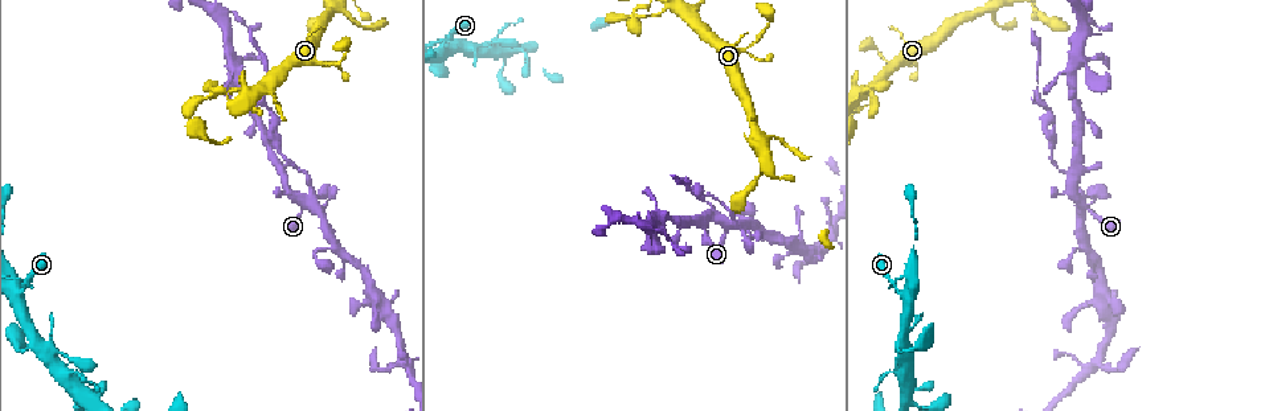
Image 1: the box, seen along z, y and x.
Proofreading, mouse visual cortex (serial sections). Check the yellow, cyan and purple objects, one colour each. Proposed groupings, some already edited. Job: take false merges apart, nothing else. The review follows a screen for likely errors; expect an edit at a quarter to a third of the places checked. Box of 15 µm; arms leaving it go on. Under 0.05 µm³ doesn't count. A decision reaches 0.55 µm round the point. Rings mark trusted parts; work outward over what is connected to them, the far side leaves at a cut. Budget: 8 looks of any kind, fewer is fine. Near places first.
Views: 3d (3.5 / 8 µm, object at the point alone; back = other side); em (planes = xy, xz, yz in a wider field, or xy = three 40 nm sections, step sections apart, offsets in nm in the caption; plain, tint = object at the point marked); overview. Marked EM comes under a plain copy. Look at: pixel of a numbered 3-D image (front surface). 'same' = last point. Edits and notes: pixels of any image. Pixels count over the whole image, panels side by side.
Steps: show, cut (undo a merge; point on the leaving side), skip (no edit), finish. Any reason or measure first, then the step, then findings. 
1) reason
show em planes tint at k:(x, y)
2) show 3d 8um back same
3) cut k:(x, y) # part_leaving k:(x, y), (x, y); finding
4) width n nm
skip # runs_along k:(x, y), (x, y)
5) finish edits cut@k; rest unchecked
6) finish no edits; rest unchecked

sudden change in width
show 3d 8um at 1:(733, 218)

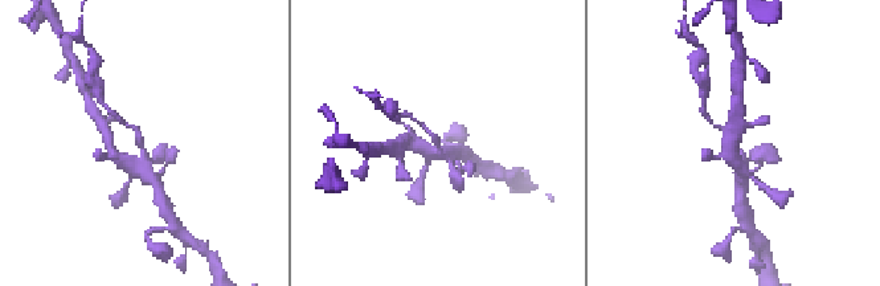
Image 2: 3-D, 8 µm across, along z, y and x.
closer look
show 3d 3.5um at 2:(141, 140)

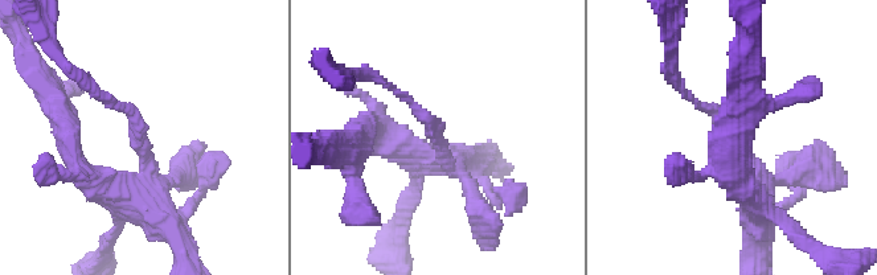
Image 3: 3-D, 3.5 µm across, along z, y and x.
arm_widths 100, 300 nm
show em xy step 5 tint at 3:(436, 137)

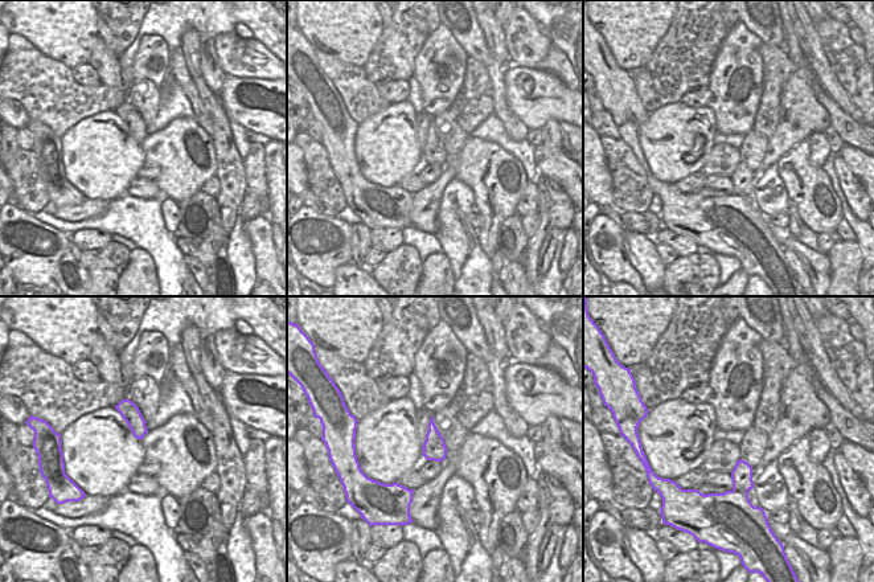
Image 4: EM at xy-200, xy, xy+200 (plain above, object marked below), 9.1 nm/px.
cut 3:(131, 111) # part_leaving 3:(144, 147), (136, 118), (72, 69); two cells meet here

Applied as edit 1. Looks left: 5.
show 3d 3.5um at 1:(328, 62)

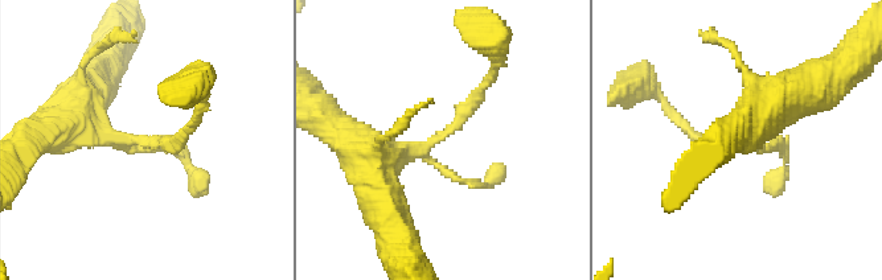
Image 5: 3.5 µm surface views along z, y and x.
now the EM
show em planes tint at 5:(442, 137)

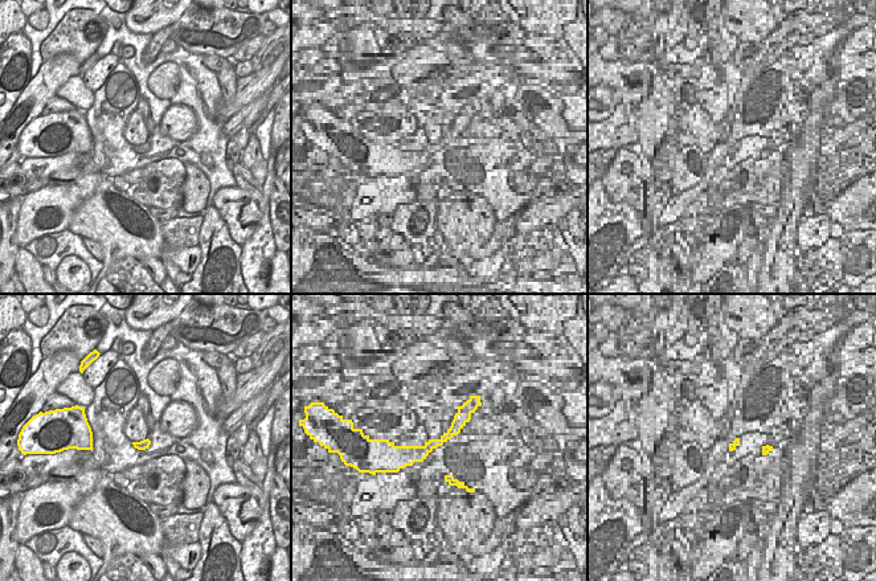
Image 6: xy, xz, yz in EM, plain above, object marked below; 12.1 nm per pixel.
width 120 nm
skip # runs_along 5:(373, 171), (438, 140), (491, 75); continuous, no second cell

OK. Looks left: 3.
small branch off a trunk
show 3d 3.5um at 1:(443, 51)

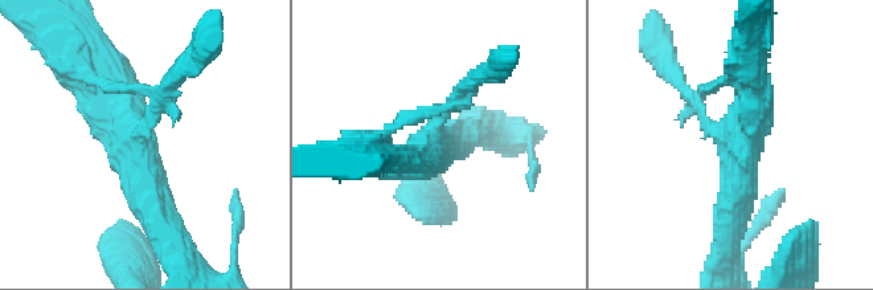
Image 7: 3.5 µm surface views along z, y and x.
arms 3; arm_widths 200, 450, 450 nm
show em xy step 3 tint at 7:(733, 135)

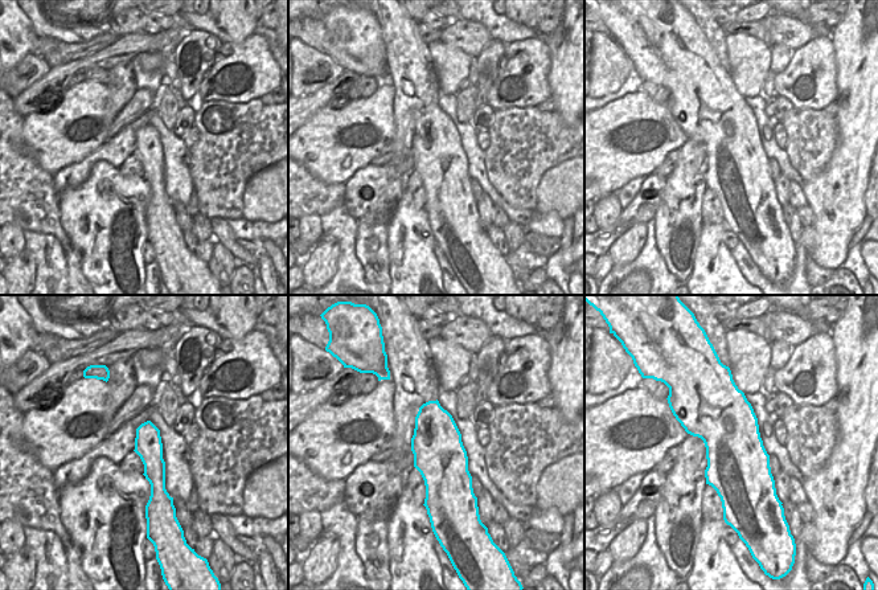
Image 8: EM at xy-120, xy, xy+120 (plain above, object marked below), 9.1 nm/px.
skip # runs_along 8:(147, 425), (155, 472), (154, 498); all the same cell

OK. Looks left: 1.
finish edits cut@3; rest unchecked

